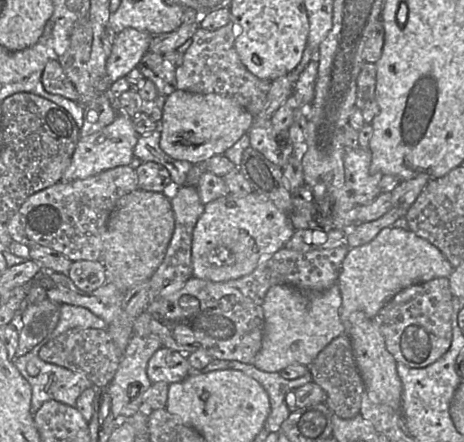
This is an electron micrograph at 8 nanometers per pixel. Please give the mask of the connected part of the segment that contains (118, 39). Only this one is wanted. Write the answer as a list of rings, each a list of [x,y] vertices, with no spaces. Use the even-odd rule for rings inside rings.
[[[126,28],[117,33],[106,63],[107,73],[112,82],[137,68],[142,57],[149,51],[152,38],[153,35],[149,32],[135,28]]]

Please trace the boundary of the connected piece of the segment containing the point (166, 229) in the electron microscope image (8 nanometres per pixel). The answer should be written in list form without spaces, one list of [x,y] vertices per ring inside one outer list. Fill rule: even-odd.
[[[138,188],[122,196],[107,221],[98,260],[104,266],[106,282],[126,293],[133,286],[149,281],[165,257],[174,227],[174,212],[167,194]]]

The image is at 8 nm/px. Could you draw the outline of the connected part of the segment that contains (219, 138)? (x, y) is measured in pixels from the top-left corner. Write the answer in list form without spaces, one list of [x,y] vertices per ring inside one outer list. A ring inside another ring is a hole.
[[[175,90],[166,97],[160,121],[160,147],[170,157],[190,163],[205,163],[230,149],[254,122],[254,117],[234,98],[210,93]]]

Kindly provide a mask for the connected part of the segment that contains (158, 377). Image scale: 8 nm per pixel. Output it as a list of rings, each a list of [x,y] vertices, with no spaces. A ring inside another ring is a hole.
[[[161,347],[150,357],[146,373],[151,383],[172,384],[183,381],[191,371],[187,356]]]

